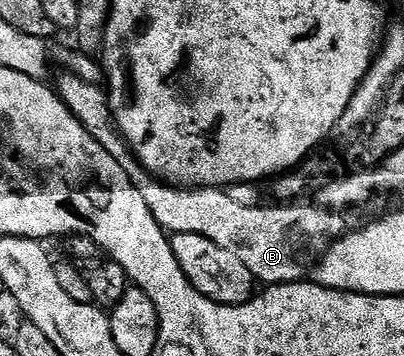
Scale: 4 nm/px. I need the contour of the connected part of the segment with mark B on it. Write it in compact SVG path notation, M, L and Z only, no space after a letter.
M69 72L63 74L60 78L60 86L58 85L60 99L64 101L66 108L70 108L73 116L83 124L86 132L90 132L90 136L94 136L94 140L98 140L98 144L102 144L102 148L106 148L106 152L110 152L110 156L114 156L114 160L118 164L122 164L122 168L130 176L134 188L138 188L138 192L142 192L142 200L146 200L146 204L150 208L150 216L154 216L154 220L158 220L158 224L169 235L189 233L213 241L214 244L218 244L218 248L229 251L232 255L235 255L235 258L242 260L242 263L246 264L257 283L279 286L281 282L301 281L305 277L304 269L308 266L308 253L319 256L333 242L349 233L350 226L348 226L347 220L340 215L343 213L336 208L325 208L320 204L315 204L316 206L300 206L304 204L247 206L246 203L231 198L228 195L231 193L224 188L181 188L179 186L169 186L161 182L160 179L152 177L141 166L140 161L136 159L136 155L132 153L132 149L128 147L128 142L121 136L112 115L112 110L108 106L107 93L97 83L87 83L86 80L82 80Z

